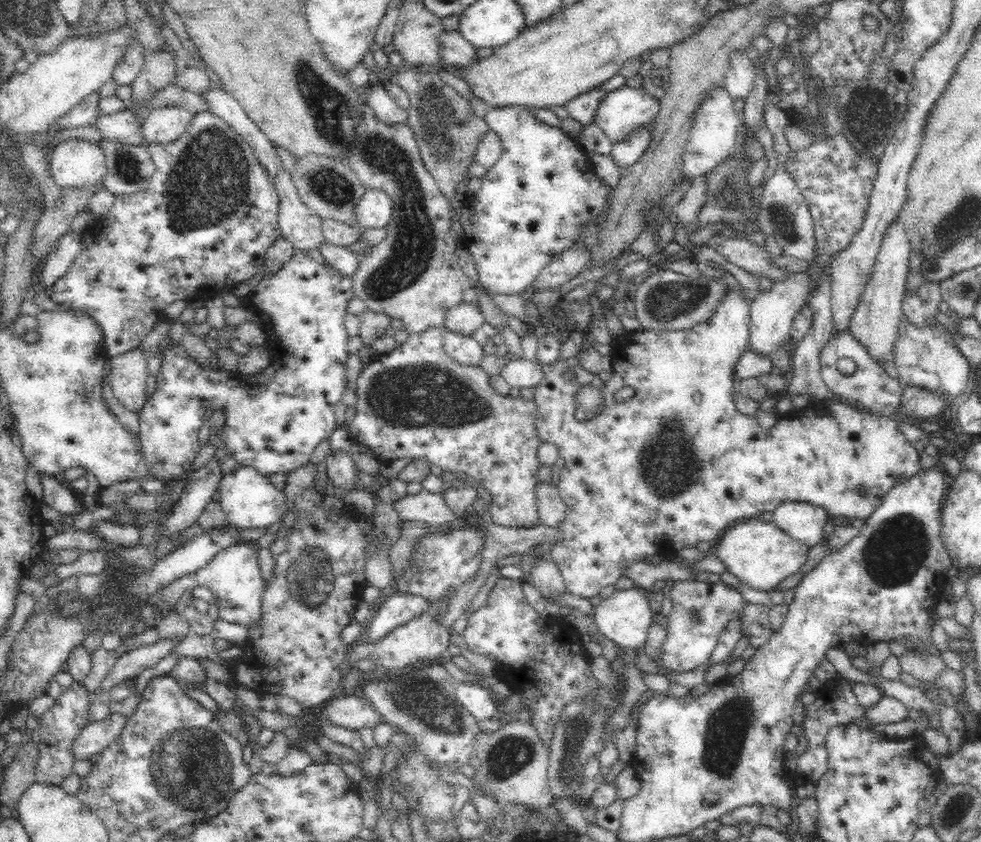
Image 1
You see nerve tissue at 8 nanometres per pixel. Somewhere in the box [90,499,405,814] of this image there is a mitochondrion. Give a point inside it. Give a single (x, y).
(190, 767)

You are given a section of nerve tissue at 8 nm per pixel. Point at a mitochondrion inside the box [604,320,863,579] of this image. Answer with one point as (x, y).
(670, 465)

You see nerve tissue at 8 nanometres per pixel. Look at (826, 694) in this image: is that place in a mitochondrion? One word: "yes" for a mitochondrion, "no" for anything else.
no

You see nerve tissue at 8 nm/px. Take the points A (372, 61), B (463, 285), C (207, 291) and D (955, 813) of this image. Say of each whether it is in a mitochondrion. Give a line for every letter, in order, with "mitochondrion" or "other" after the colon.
A: other
B: other
C: other
D: mitochondrion

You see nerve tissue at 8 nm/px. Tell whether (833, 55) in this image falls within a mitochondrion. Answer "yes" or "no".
no

